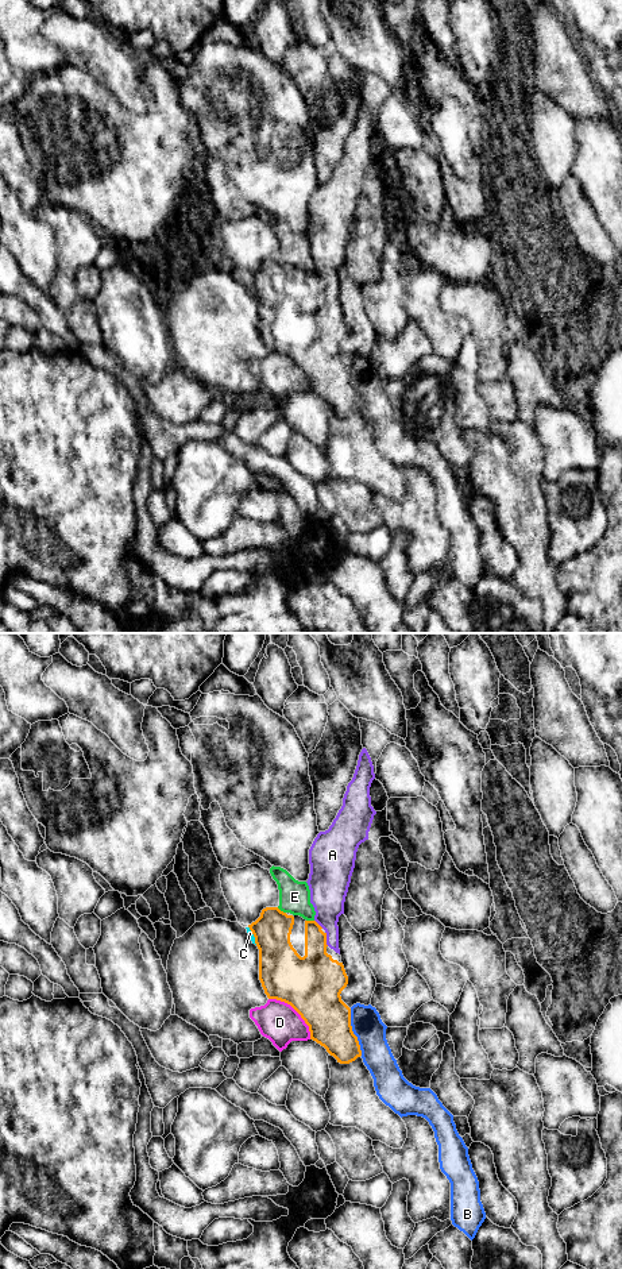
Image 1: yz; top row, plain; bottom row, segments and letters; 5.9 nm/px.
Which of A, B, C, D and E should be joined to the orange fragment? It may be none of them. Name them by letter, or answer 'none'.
A

